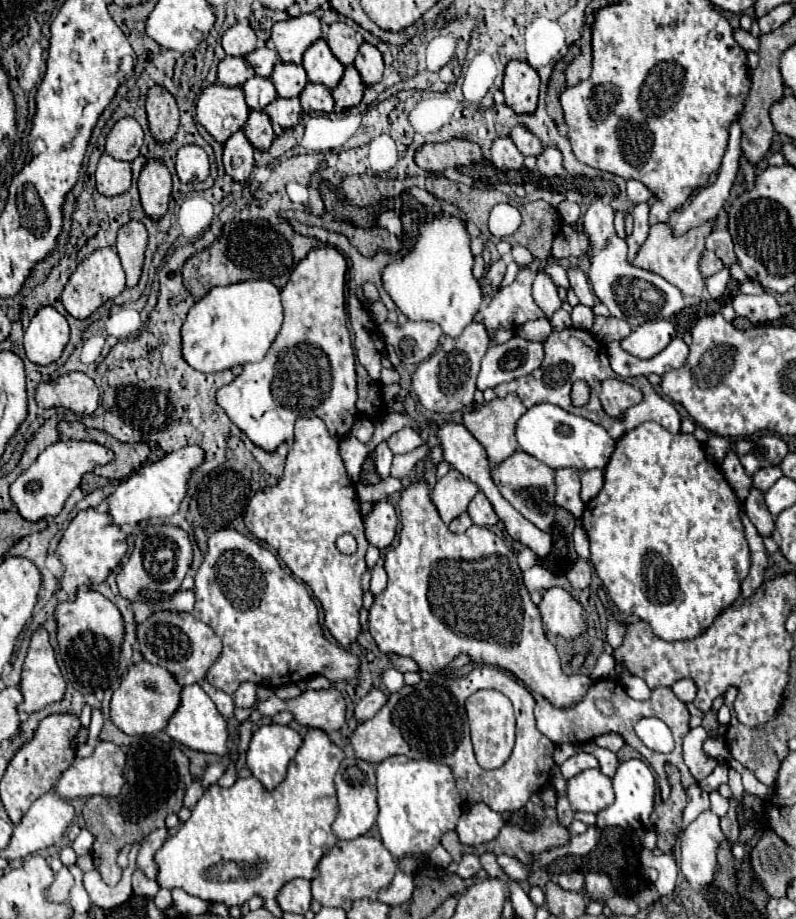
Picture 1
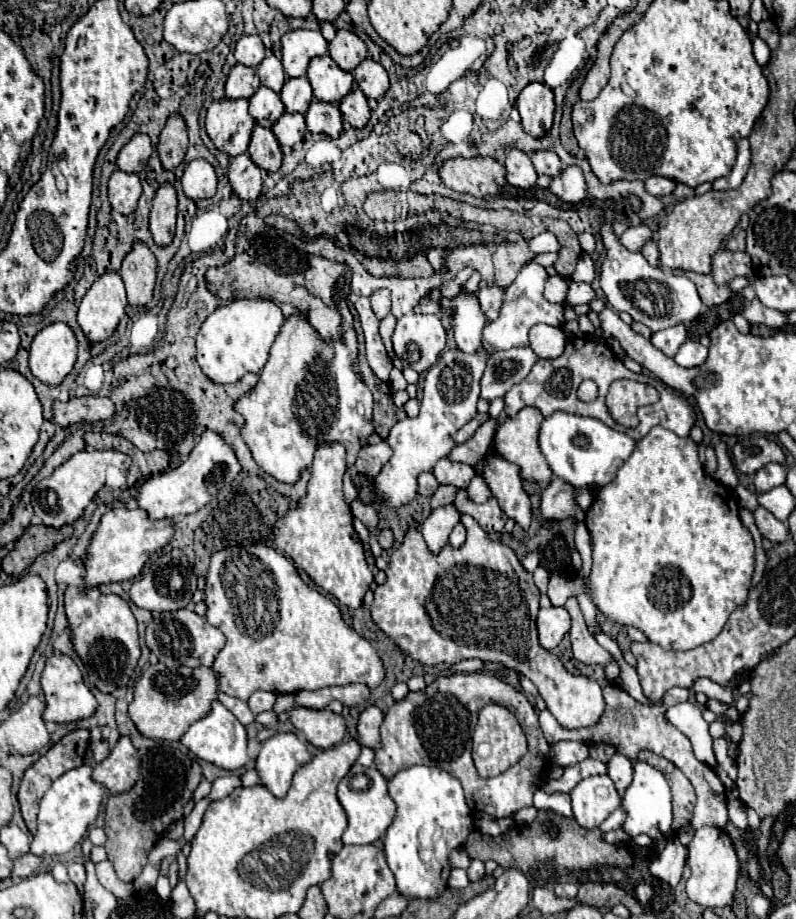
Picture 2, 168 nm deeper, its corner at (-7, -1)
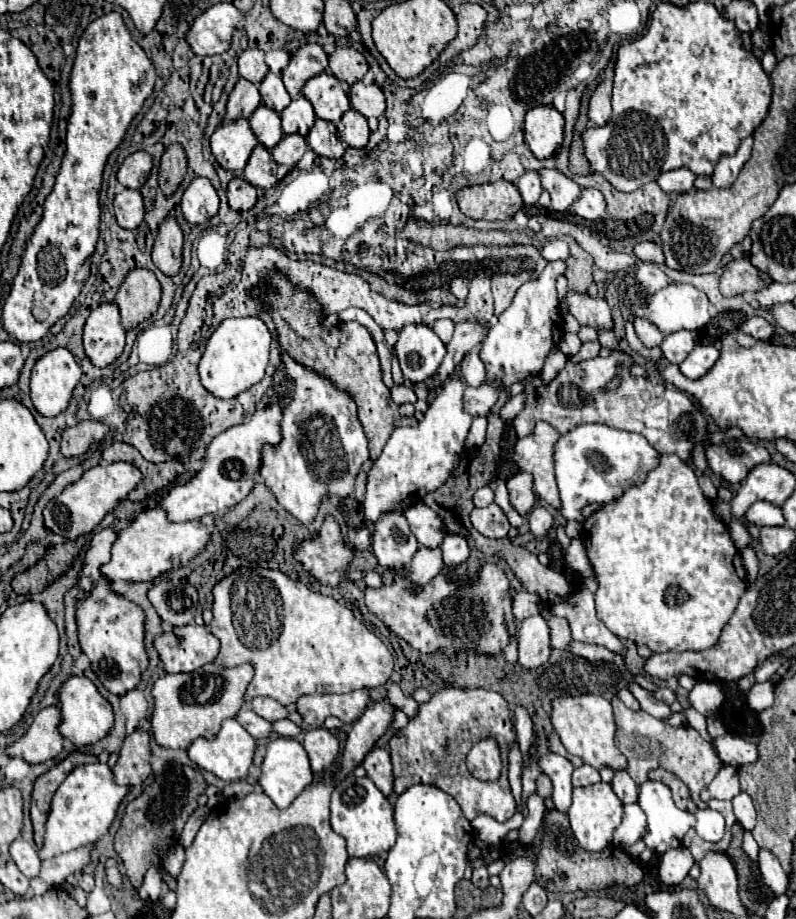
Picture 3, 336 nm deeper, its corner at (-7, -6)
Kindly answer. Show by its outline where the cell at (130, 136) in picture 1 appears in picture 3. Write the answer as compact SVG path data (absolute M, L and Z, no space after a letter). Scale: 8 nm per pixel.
M136 151L124 159L116 177L124 187L140 189L148 179L150 169L152 169L152 157L146 151Z

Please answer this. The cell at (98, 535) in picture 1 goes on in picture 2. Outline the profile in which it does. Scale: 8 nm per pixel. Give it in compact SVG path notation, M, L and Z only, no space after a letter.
M114 508L106 512L98 524L96 534L86 550L86 586L100 586L110 582L122 582L140 576L150 554L158 552L174 538L172 520L150 520L140 508Z

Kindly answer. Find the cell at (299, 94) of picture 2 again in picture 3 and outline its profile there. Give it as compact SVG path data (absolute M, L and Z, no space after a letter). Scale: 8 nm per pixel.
M304 95L294 99L280 115L282 115L282 131L284 133L306 135L316 121L312 103Z

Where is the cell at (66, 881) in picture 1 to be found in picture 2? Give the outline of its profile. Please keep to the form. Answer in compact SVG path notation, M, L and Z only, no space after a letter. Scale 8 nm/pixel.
M74 862L68 866L68 874L70 874L70 880L80 888L84 882L86 882L86 870L84 870L84 864L80 862Z

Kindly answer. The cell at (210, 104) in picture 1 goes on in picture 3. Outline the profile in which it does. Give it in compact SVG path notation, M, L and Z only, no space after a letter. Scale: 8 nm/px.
M246 119L222 123L210 137L210 147L216 161L228 171L242 171L256 145L258 139L250 131Z

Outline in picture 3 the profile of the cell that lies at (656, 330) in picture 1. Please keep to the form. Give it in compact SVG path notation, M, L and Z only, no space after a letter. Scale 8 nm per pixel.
M676 331L676 333L670 333L664 337L660 349L662 349L662 355L666 361L674 363L674 365L680 365L686 355L694 349L694 335L690 331Z

